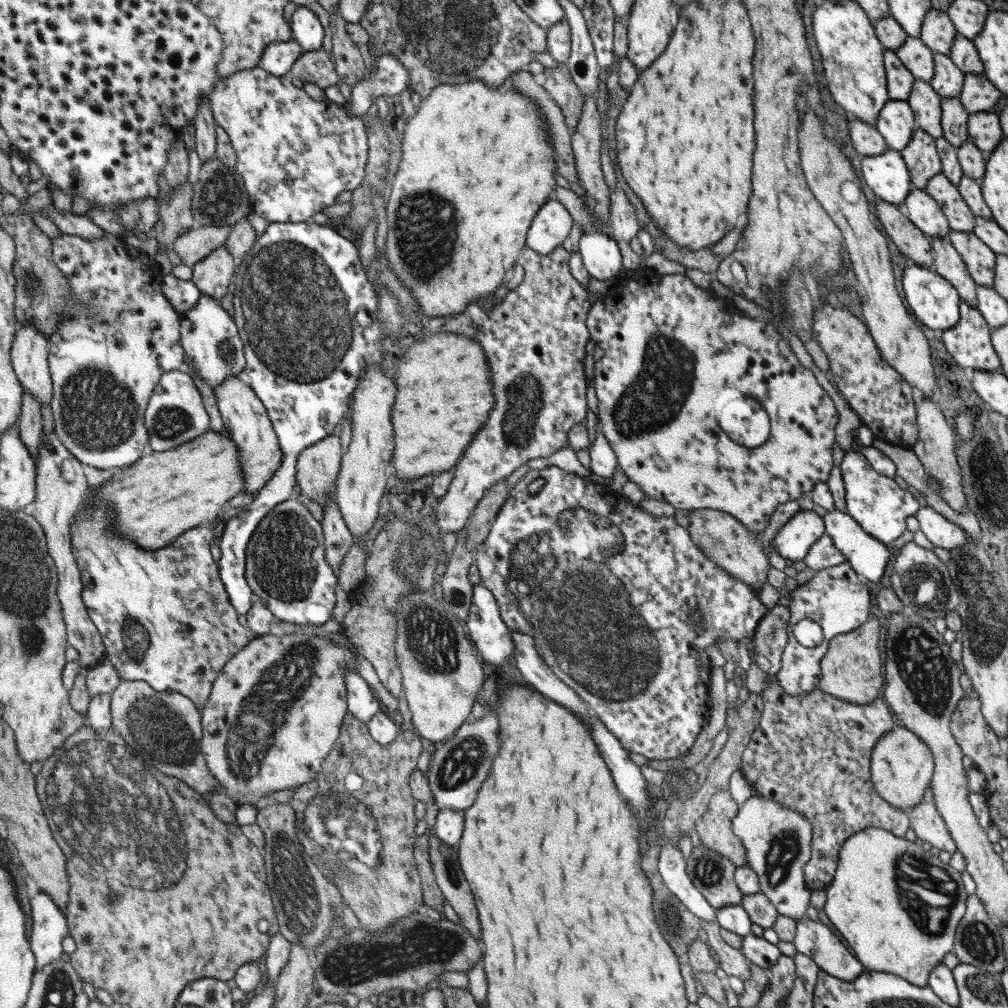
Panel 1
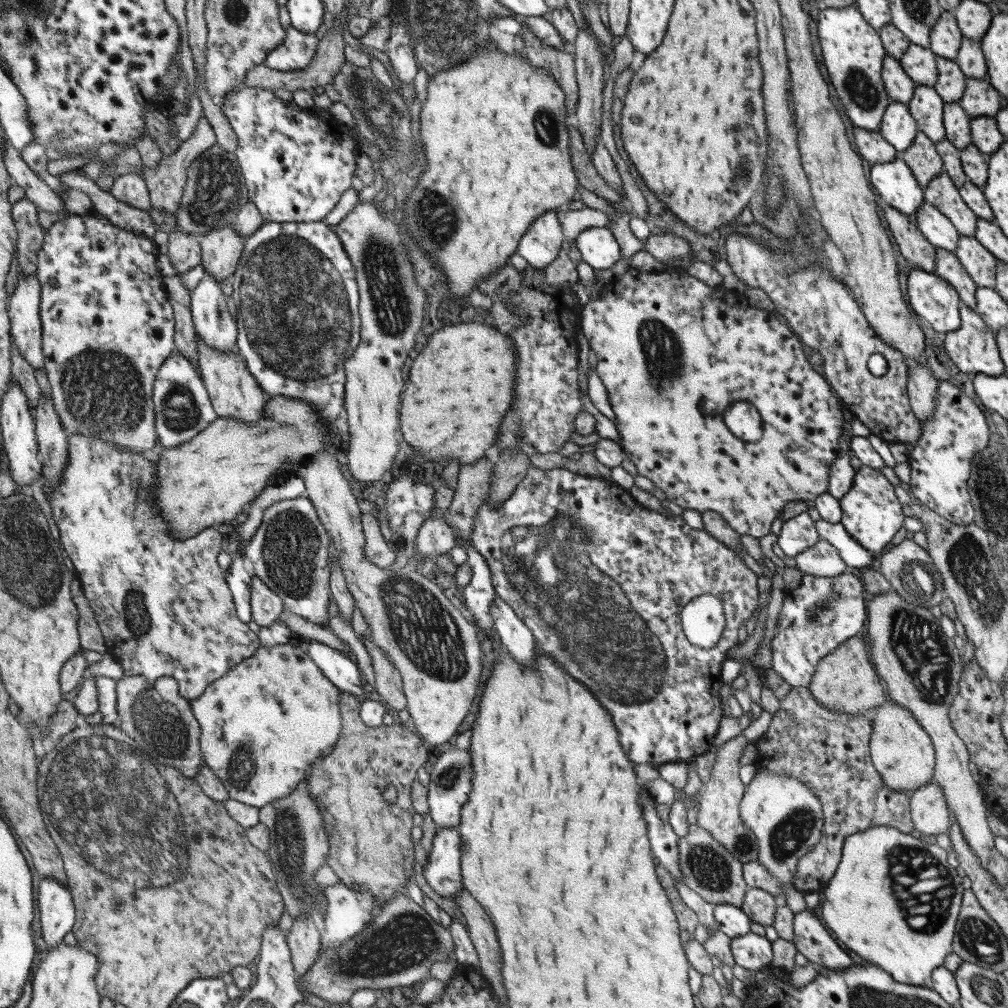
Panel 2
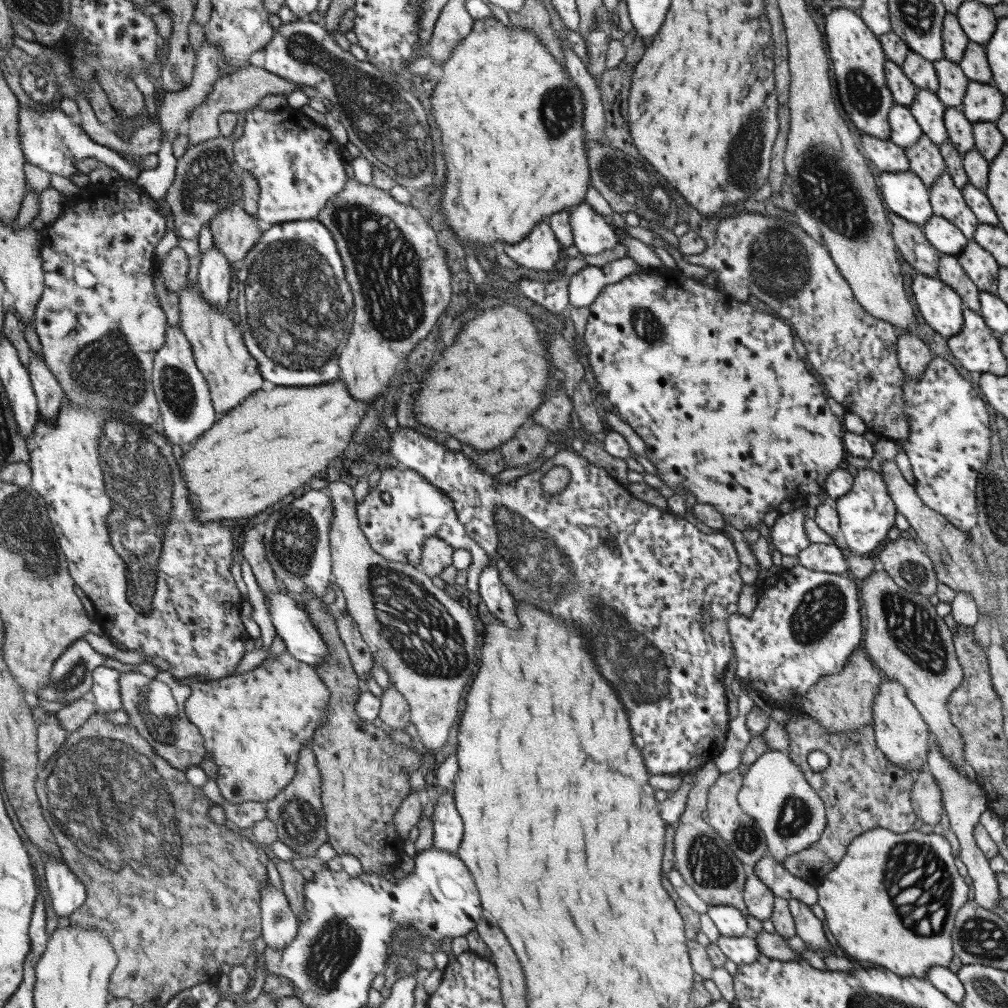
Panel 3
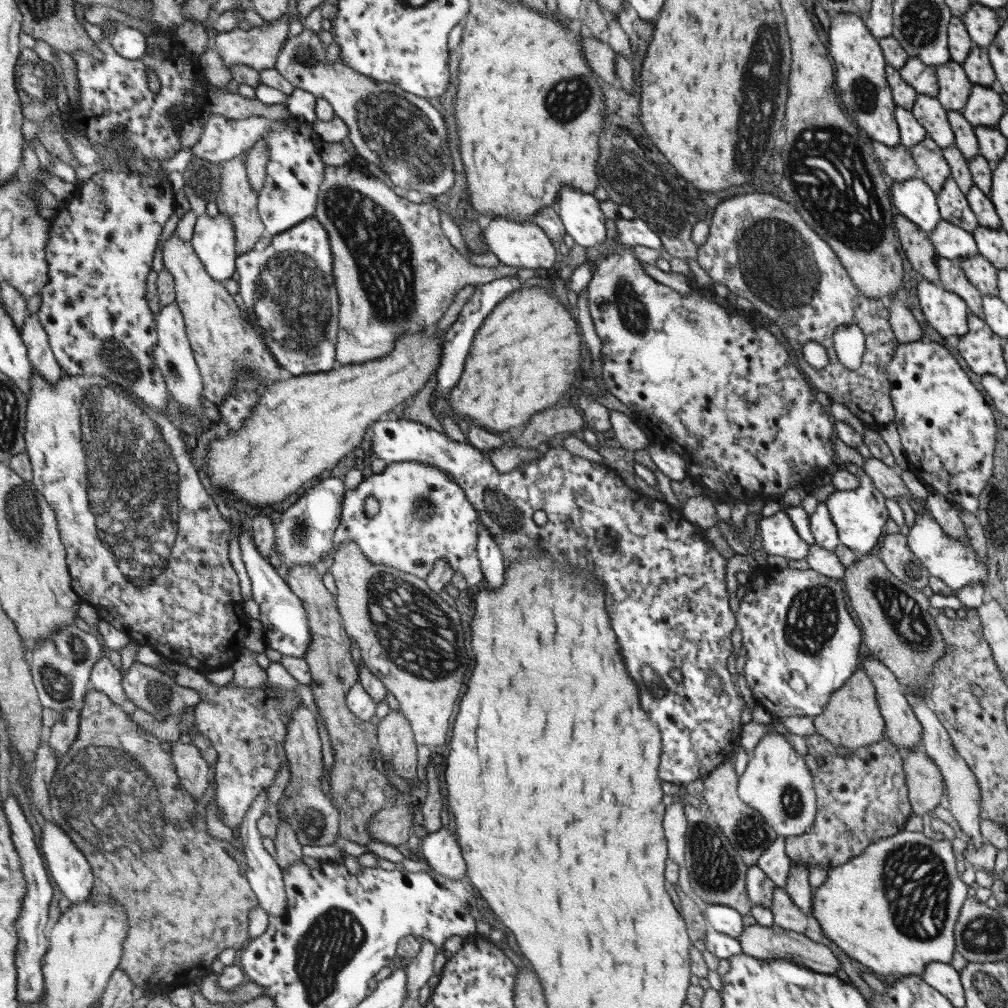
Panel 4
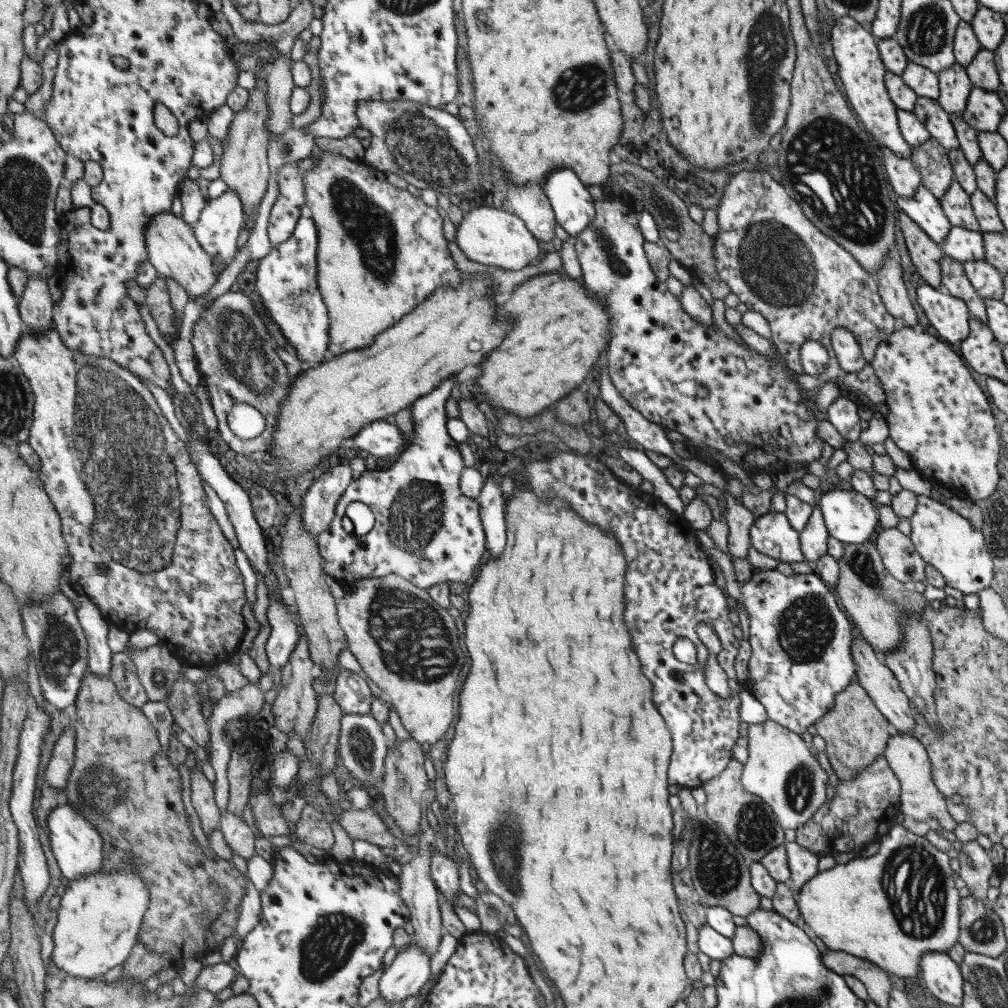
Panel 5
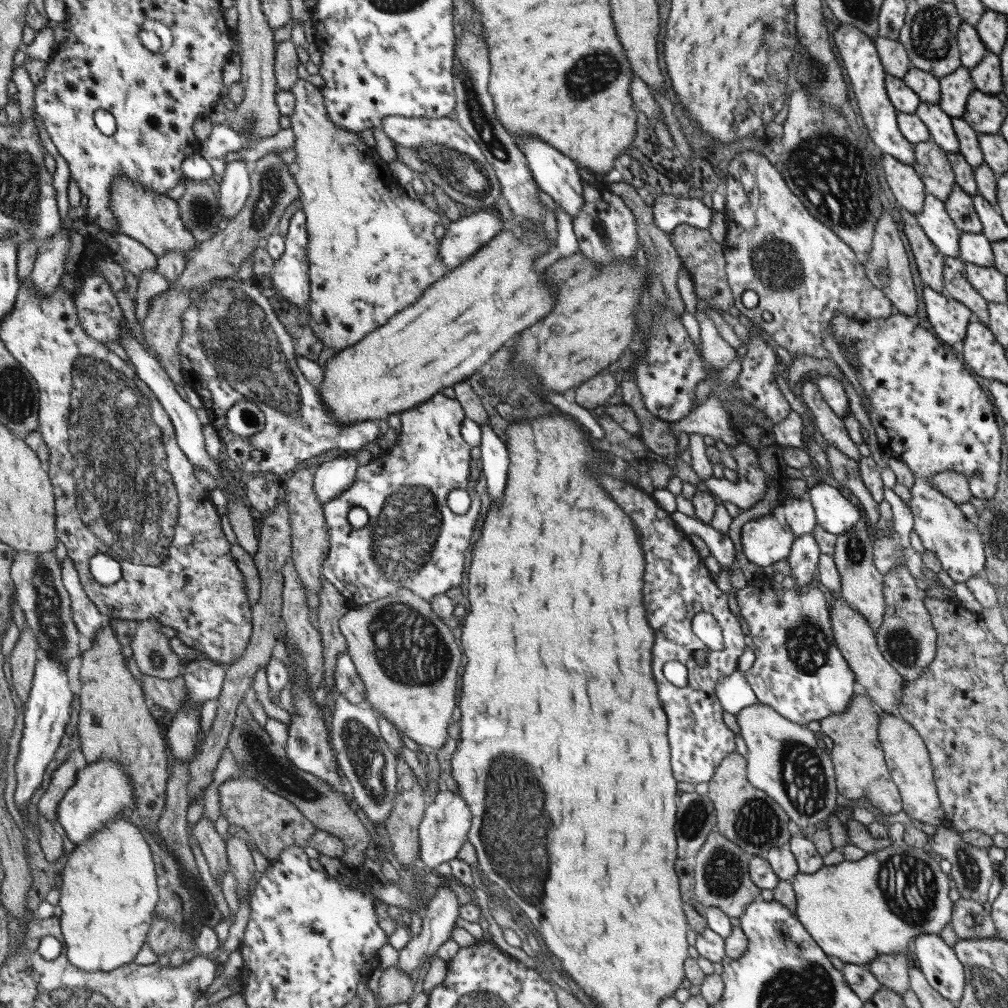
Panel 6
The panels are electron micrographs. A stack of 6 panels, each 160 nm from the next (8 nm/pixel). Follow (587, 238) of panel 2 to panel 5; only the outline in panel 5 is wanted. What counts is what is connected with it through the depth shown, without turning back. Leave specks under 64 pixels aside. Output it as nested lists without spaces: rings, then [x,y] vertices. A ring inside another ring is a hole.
[[[553,170],[545,176],[542,190],[552,208],[556,223],[575,237],[594,215],[594,200],[586,186],[569,170]]]

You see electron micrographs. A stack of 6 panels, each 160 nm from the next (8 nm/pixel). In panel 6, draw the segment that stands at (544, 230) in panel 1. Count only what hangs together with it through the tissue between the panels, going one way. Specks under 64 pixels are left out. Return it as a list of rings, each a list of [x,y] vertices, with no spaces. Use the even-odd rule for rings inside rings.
[[[484,209],[462,215],[450,221],[444,230],[443,237],[438,240],[437,256],[446,268],[455,268],[502,230],[501,222]]]

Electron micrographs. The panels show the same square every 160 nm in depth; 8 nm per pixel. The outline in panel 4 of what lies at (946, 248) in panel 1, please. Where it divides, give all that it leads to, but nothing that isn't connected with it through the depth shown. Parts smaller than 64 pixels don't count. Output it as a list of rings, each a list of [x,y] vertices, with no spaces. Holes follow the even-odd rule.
[[[947,258],[937,259],[938,280],[937,283],[950,293],[956,294],[965,301],[969,312],[977,318],[982,318],[982,302],[980,292],[965,278],[959,262]]]

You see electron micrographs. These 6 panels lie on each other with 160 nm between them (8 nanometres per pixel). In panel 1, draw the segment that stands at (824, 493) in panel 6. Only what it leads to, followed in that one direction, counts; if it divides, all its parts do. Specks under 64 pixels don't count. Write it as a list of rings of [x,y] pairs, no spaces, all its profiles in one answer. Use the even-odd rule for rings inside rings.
[[[856,449],[844,452],[839,464],[844,484],[844,512],[875,540],[885,545],[893,544],[893,541],[906,530],[905,518],[914,516],[920,506],[917,505],[917,501],[911,493],[901,489],[892,478],[873,470],[864,459],[861,452]]]

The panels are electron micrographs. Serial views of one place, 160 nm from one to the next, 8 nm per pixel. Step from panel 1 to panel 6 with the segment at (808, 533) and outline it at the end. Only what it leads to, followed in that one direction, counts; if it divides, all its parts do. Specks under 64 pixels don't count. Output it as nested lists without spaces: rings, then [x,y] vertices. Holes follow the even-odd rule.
[[[768,514],[740,527],[741,552],[749,562],[769,566],[789,556],[794,536],[782,519]]]

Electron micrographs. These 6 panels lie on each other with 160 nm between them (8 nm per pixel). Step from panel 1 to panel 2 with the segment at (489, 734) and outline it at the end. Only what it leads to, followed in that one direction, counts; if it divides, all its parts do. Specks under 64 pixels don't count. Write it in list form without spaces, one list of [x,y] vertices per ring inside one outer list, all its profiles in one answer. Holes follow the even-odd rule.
[[[449,748],[436,757],[433,768],[428,770],[429,783],[427,784],[428,815],[437,829],[457,826],[461,821],[462,804],[467,800],[471,790],[470,756],[468,748],[464,750]]]

